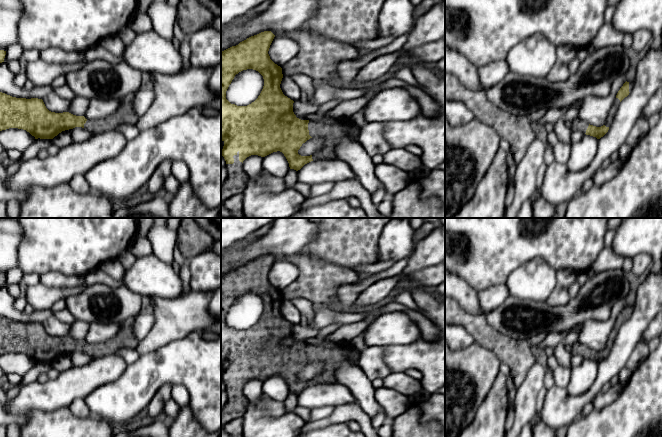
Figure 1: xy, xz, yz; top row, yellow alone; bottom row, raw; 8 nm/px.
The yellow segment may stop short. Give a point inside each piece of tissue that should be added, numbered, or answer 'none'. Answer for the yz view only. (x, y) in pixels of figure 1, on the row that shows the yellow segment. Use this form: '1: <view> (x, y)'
1: yz (579, 124)

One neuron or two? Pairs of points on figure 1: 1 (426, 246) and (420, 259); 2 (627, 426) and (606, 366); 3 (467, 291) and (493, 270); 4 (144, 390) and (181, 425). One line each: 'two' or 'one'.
1: one
2: two
3: two
4: two

